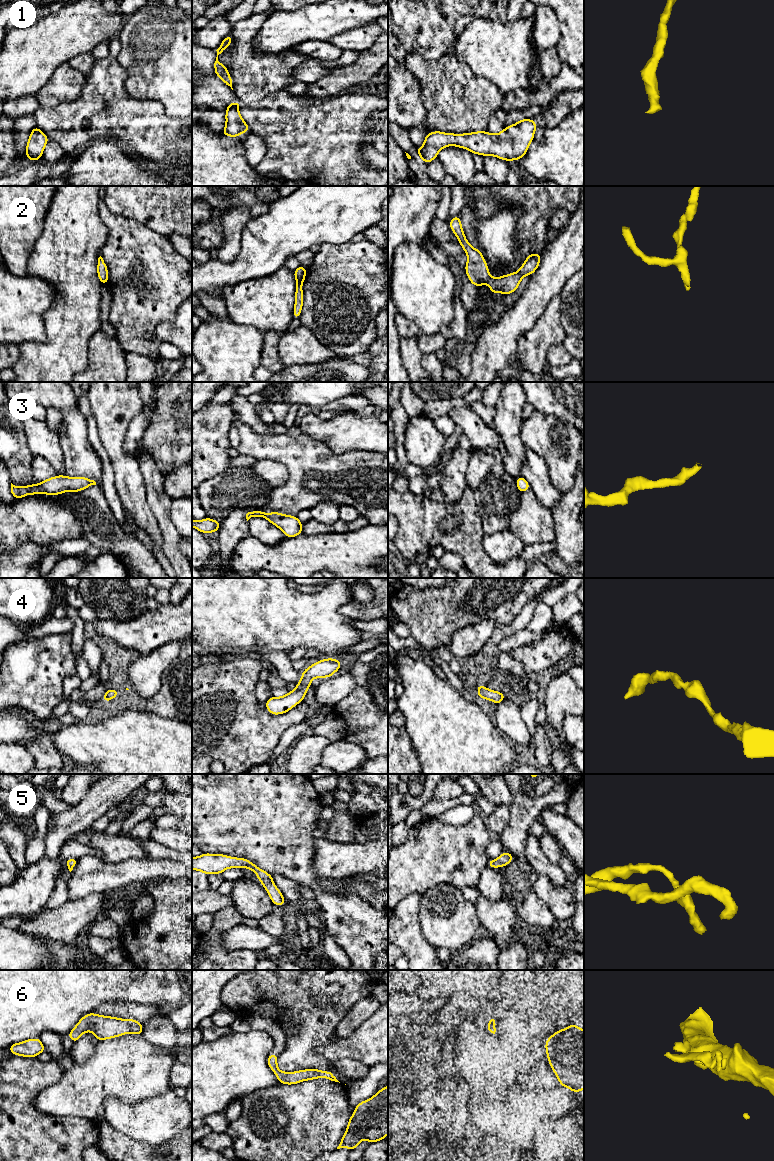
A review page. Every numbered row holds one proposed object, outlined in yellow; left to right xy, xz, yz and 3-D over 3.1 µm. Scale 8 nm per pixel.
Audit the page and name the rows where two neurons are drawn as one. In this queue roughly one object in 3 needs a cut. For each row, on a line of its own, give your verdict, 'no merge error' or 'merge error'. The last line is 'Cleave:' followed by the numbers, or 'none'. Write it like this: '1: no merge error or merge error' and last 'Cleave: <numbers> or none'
1: no merge error
2: no merge error
3: no merge error
4: no merge error
5: no merge error
6: no merge error
Cleave: none

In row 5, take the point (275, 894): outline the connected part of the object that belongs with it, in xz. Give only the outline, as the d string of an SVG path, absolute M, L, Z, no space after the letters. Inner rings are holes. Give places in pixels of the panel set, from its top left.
M203 853L199 857L192 857L192 870L199 870L207 875L221 874L228 868L248 868L252 870L265 887L274 905L283 906L286 903L281 891L273 883L273 876L248 859L209 853Z

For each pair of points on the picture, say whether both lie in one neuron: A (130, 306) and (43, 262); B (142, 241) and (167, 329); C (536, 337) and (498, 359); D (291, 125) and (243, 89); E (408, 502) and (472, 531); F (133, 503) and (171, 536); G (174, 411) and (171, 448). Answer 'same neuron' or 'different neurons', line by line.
A: different neurons
B: different neurons
C: different neurons
D: different neurons
E: same neuron
F: different neurons
G: same neuron

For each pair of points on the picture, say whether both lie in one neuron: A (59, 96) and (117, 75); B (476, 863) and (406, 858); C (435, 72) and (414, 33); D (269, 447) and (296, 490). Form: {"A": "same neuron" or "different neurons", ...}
{"A": "different neurons", "B": "same neuron", "C": "different neurons", "D": "same neuron"}

